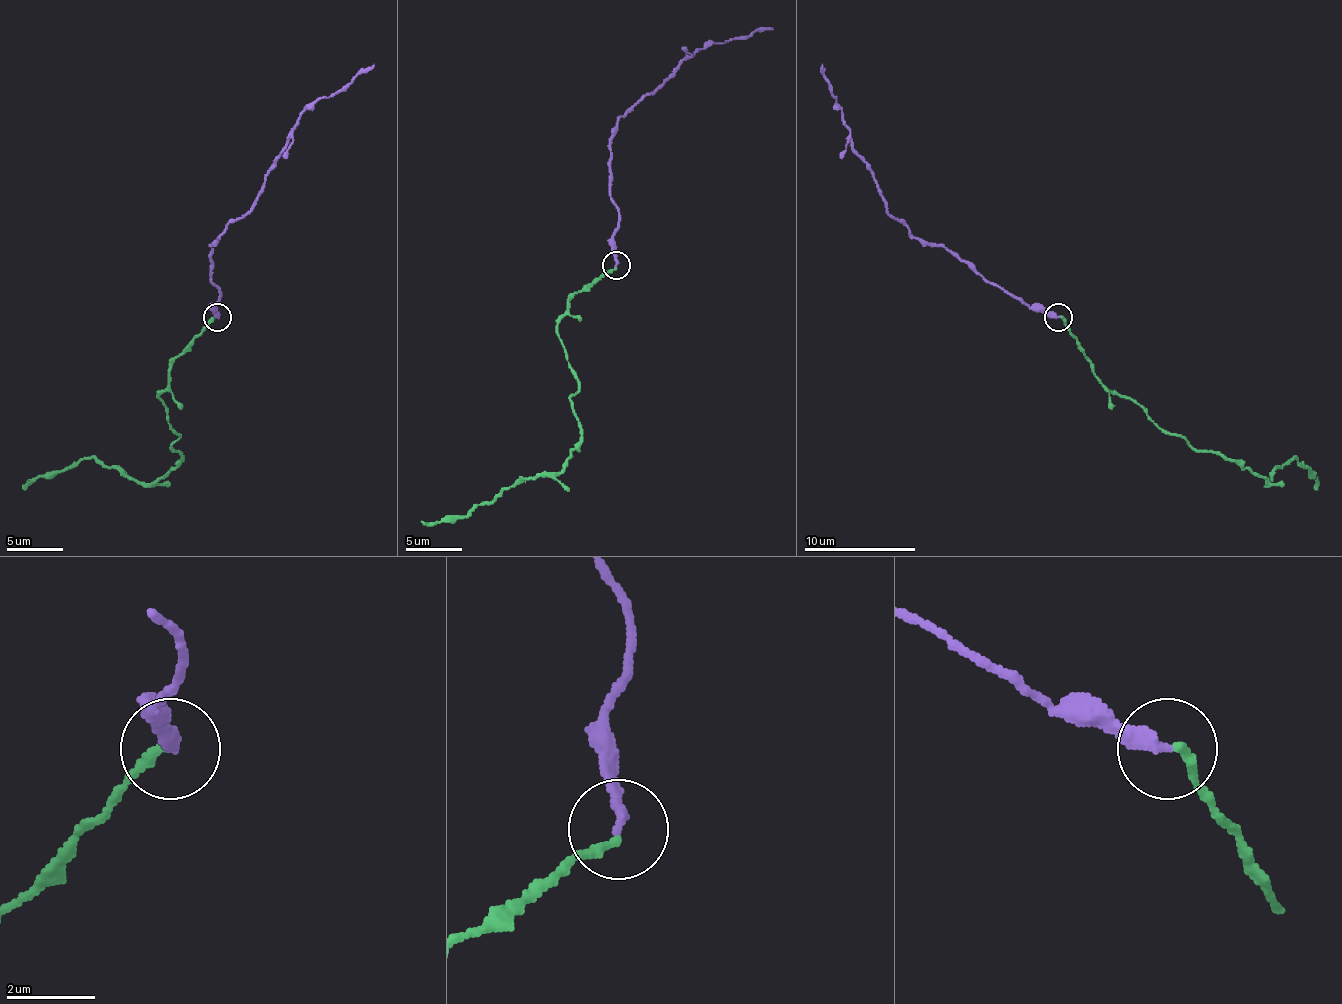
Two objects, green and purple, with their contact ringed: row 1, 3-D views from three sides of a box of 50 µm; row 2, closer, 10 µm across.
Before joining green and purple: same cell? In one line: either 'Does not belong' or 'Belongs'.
Belongs

